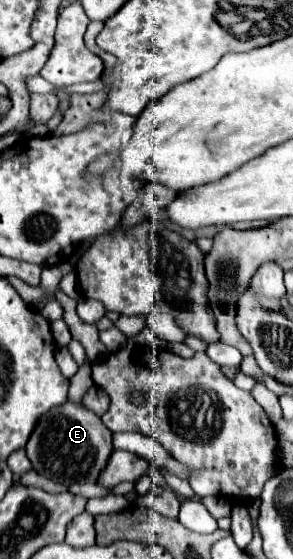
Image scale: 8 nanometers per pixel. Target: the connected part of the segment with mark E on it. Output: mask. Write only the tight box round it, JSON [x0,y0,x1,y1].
[26,402,114,486]

